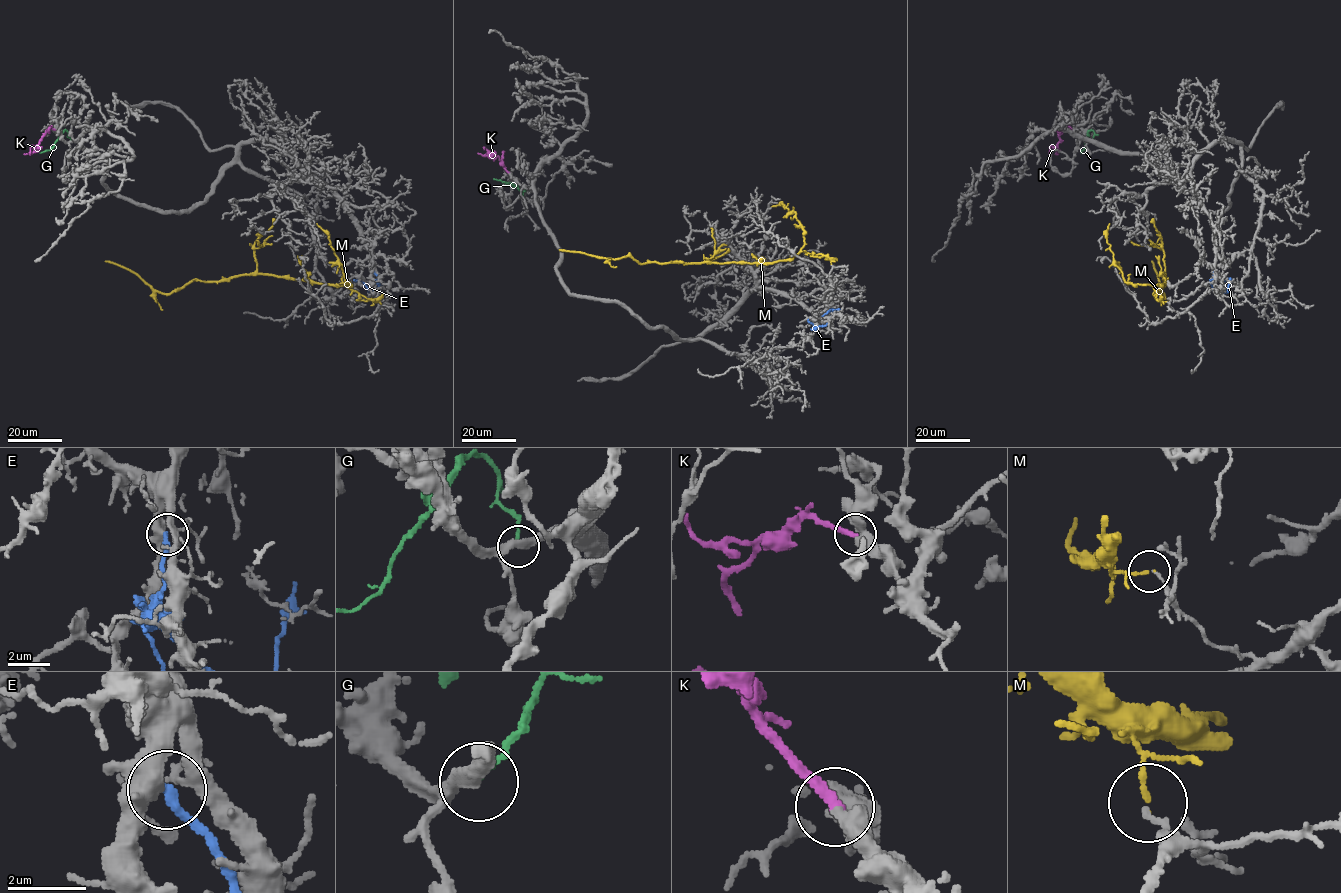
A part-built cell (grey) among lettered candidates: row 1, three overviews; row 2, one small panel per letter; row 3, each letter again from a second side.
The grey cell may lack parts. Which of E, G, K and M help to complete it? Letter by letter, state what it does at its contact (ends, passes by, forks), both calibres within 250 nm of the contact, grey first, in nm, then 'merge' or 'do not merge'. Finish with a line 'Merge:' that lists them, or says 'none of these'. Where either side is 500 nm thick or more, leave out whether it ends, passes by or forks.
E: it ends; calibres 400 and 240 nm; do not merge
G: it ends; calibres 360 and 160 nm; do not merge
K: it ends; calibres 400 and 280 nm; merge
M: it ends; calibres 120 and 140 nm; do not merge
Merge: K

